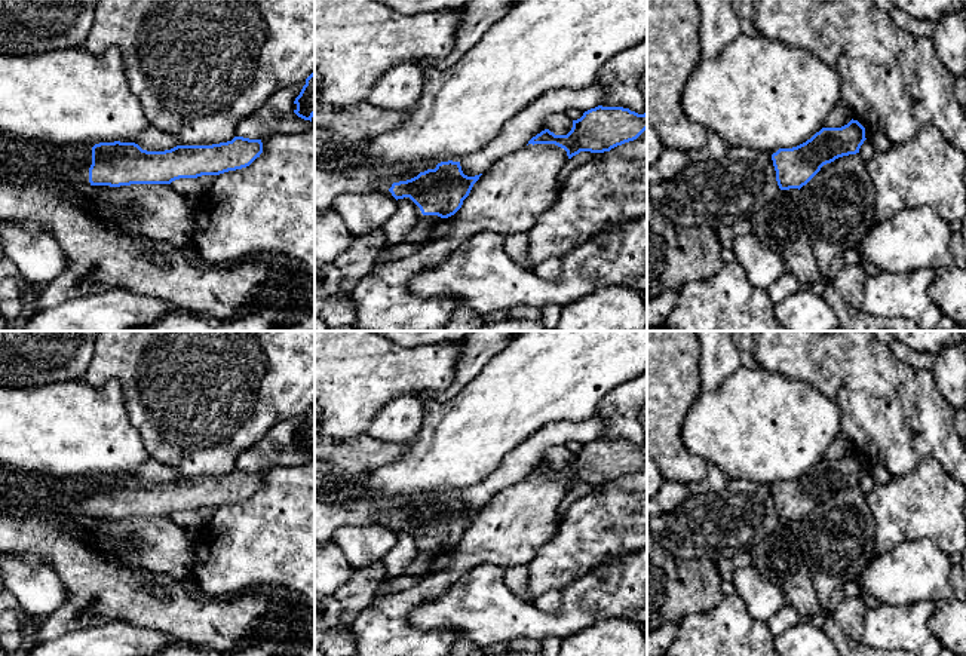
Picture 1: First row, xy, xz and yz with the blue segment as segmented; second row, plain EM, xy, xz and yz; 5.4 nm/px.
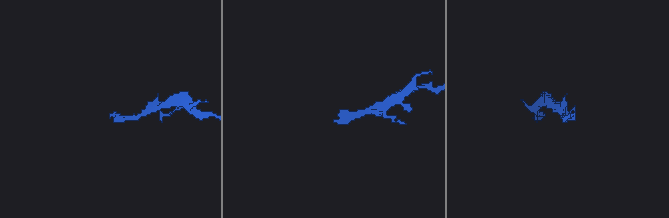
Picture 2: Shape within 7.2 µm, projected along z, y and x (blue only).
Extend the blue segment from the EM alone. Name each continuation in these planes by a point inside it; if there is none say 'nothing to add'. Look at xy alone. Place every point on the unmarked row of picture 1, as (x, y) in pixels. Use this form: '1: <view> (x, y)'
1: xy (28, 490)

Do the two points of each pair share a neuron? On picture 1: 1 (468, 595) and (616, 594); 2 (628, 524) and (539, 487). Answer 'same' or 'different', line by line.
1: same
2: different

